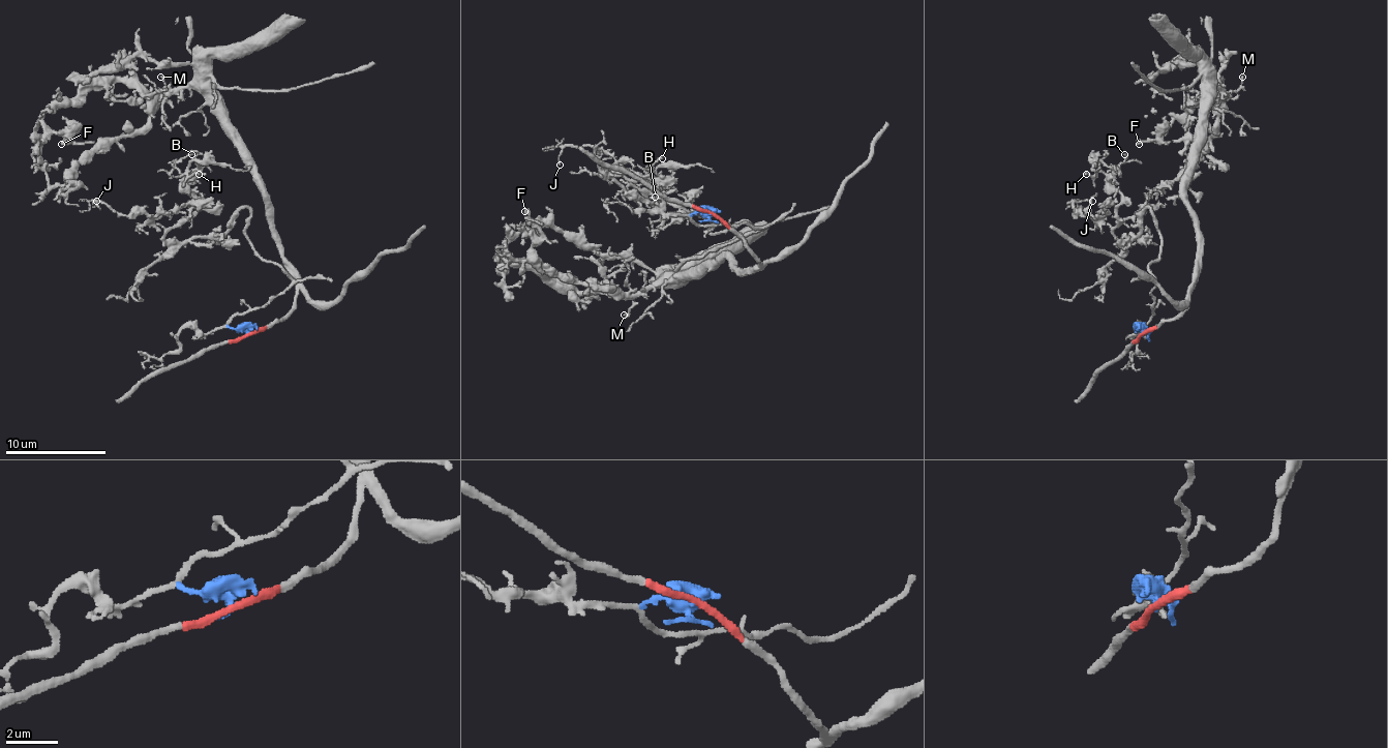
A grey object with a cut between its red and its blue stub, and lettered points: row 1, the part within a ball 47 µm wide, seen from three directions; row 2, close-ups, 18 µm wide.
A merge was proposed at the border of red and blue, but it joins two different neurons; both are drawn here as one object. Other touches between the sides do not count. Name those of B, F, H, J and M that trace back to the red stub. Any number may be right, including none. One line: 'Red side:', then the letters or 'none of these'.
Red side: F, M

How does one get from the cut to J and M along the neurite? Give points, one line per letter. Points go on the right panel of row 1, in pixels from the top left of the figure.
J: (1143, 333), (1160, 252), (1150, 210), (1122, 242), (1073, 215), (1092, 200)
M: (1143, 333), (1185, 307), (1198, 255), (1185, 175), (1198, 135), (1198, 112), (1213, 89), (1233, 92), (1243, 77)

